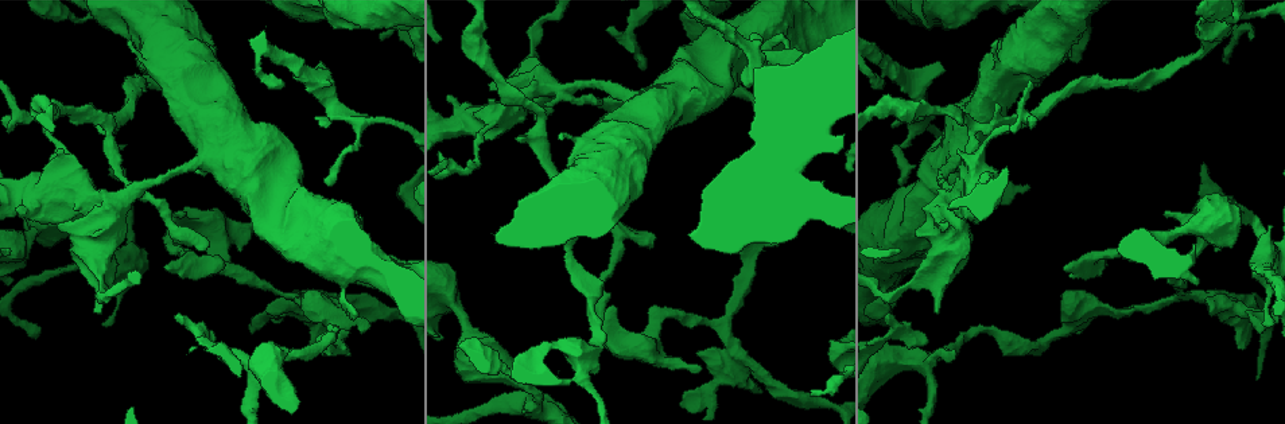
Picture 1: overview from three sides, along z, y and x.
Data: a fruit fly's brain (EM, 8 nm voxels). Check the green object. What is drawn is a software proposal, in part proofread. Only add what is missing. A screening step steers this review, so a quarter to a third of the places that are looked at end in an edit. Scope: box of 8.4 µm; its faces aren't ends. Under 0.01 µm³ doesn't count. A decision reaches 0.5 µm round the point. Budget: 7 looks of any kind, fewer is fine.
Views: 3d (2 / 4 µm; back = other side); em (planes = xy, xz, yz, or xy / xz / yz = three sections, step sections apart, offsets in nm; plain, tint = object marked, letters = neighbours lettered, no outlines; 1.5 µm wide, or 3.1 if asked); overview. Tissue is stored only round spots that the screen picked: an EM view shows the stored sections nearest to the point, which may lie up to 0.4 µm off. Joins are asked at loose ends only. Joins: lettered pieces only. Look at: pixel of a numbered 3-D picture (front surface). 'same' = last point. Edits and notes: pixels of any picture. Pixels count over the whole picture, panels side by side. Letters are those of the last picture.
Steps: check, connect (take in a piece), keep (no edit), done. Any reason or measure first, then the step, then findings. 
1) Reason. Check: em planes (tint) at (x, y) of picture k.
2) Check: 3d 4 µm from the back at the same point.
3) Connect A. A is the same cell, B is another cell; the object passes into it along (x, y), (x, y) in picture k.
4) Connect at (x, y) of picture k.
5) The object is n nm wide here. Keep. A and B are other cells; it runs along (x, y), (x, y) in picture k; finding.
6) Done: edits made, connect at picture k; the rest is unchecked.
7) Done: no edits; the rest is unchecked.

An open end. Check: em yz step 4 (letters) at (208, 240) of picture 1.

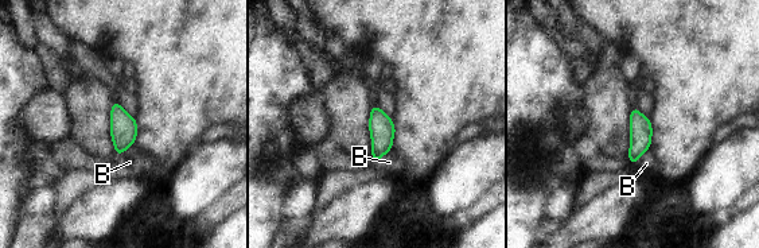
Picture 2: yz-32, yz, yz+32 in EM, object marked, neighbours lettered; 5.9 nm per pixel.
Check: em planes (letters) at the same point.

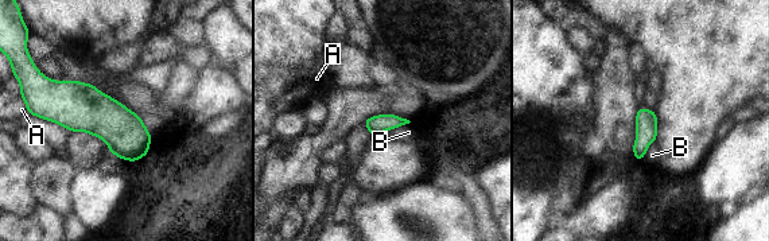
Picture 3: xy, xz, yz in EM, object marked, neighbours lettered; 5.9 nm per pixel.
The longest contact is with B, 200 nm. Keep. A and B are other cells; a border runs along (410, 121), (379, 135) in picture 3; no lettered piece goes on from it.

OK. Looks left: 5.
Tapers out. Check: 3d 2 µm from the back at (899, 183) of picture 1.

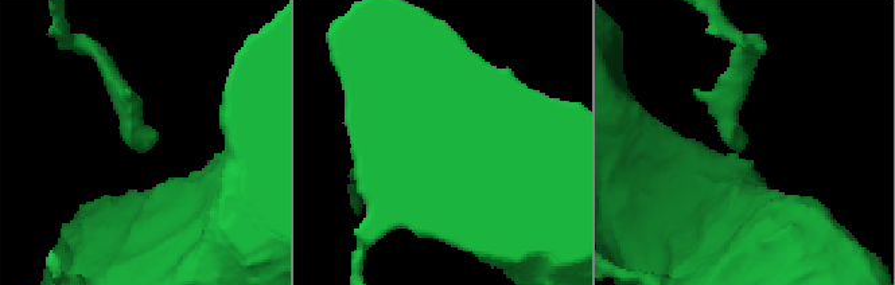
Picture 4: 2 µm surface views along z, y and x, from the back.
Check: em planes (letters) at (149, 148) of picture 4.

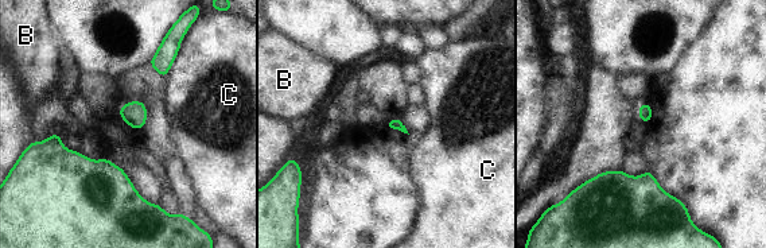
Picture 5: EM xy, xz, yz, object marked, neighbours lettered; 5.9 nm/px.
Keep. B and C are other cells; a border runs along (181, 46), (164, 78) in picture 5; none of them fits.

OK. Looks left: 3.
Free end. Check: 3d 2 µm at (129, 42) of picture 1.

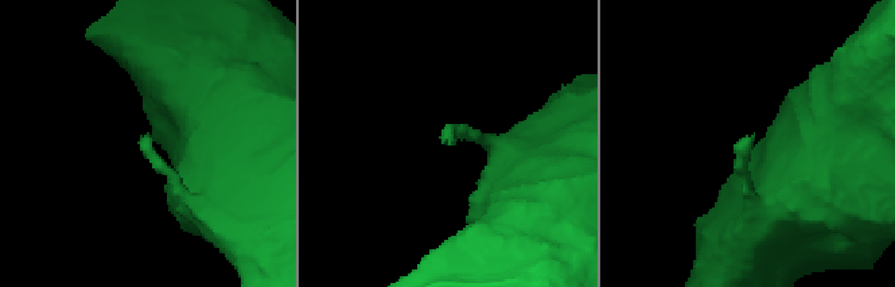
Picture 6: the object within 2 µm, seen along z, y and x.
Need the tissue. Check: em xy step 4 (tint) at (447, 145) of picture 6.

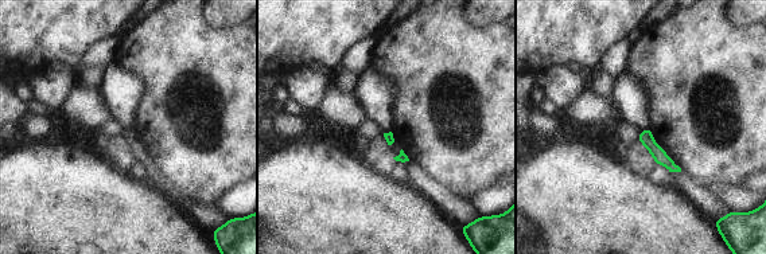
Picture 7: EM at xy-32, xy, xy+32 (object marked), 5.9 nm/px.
Check: em planes (letters) at the same point.

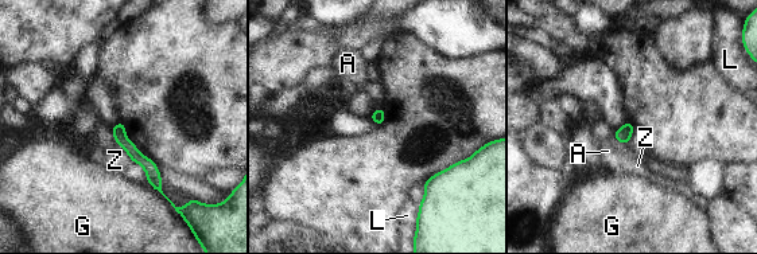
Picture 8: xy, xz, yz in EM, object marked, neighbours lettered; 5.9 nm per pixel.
The object is 80 nm wide here. Keep. A, G, L and Z are other cells; it runs along (120, 125), (120, 137), (158, 186) in picture 8; no lettered piece goes on from it.

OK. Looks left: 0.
Done: no edits; the rest is unchecked.

